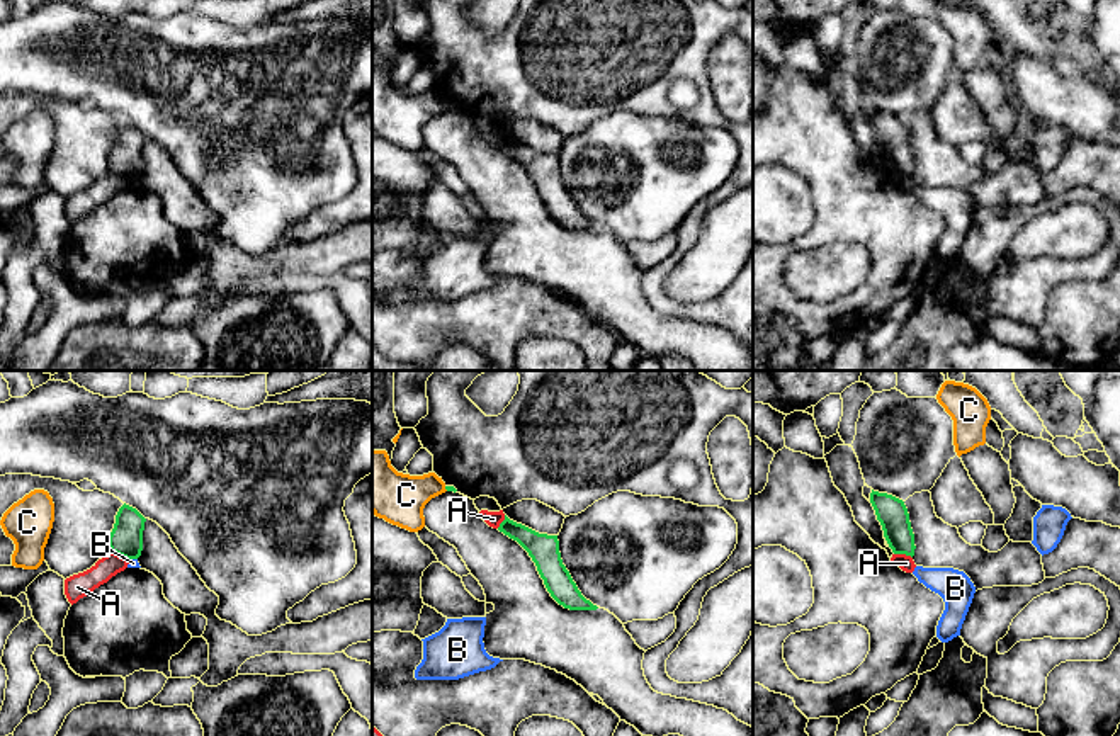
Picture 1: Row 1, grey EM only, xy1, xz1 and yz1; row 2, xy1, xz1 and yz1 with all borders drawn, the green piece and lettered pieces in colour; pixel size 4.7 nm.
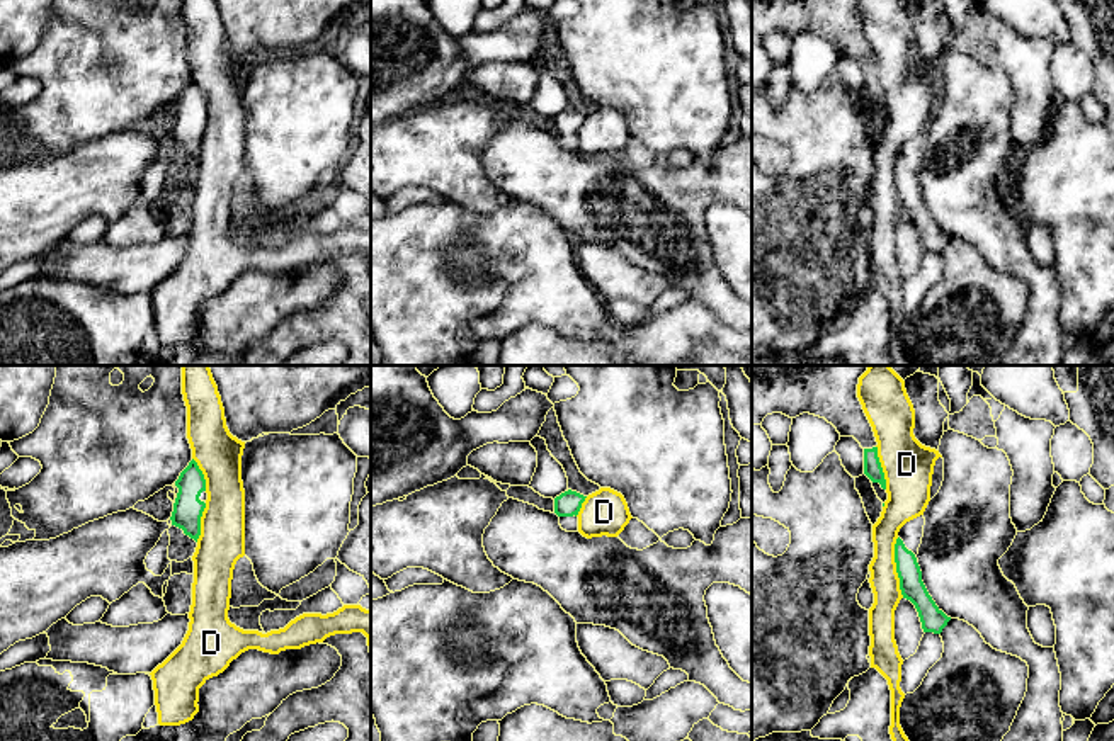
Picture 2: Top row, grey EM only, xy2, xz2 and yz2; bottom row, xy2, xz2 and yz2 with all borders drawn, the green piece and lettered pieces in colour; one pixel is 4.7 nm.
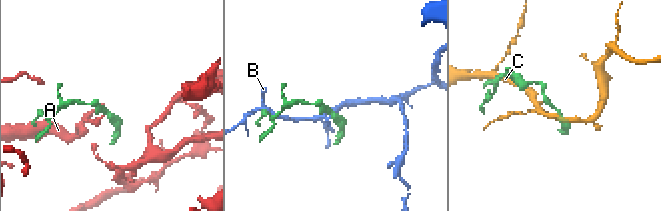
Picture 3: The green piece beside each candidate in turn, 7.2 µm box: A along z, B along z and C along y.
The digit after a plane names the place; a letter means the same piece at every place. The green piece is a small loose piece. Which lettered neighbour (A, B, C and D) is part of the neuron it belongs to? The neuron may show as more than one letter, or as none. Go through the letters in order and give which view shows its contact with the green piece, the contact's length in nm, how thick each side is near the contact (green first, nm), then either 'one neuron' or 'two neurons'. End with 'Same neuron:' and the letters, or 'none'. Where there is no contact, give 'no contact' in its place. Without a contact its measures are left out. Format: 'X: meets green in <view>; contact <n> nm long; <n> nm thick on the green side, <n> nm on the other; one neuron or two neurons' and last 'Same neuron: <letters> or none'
A: meets green in xy1; contact 100 nm long; 160 nm thick on the green side, 110 nm on the other; two neurons
B: meets green in xy1; contact 40 nm long; 160 nm thick on the green side, 50 nm on the other; two neurons
C: meets green in xz1; contact 30 nm long; 30 nm thick on the green side, 240 nm on the other; two neurons
D: meets green in yz2; contact 280 nm long; 120 nm thick on the green side, 140 nm on the other; two neurons
Same neuron: none

